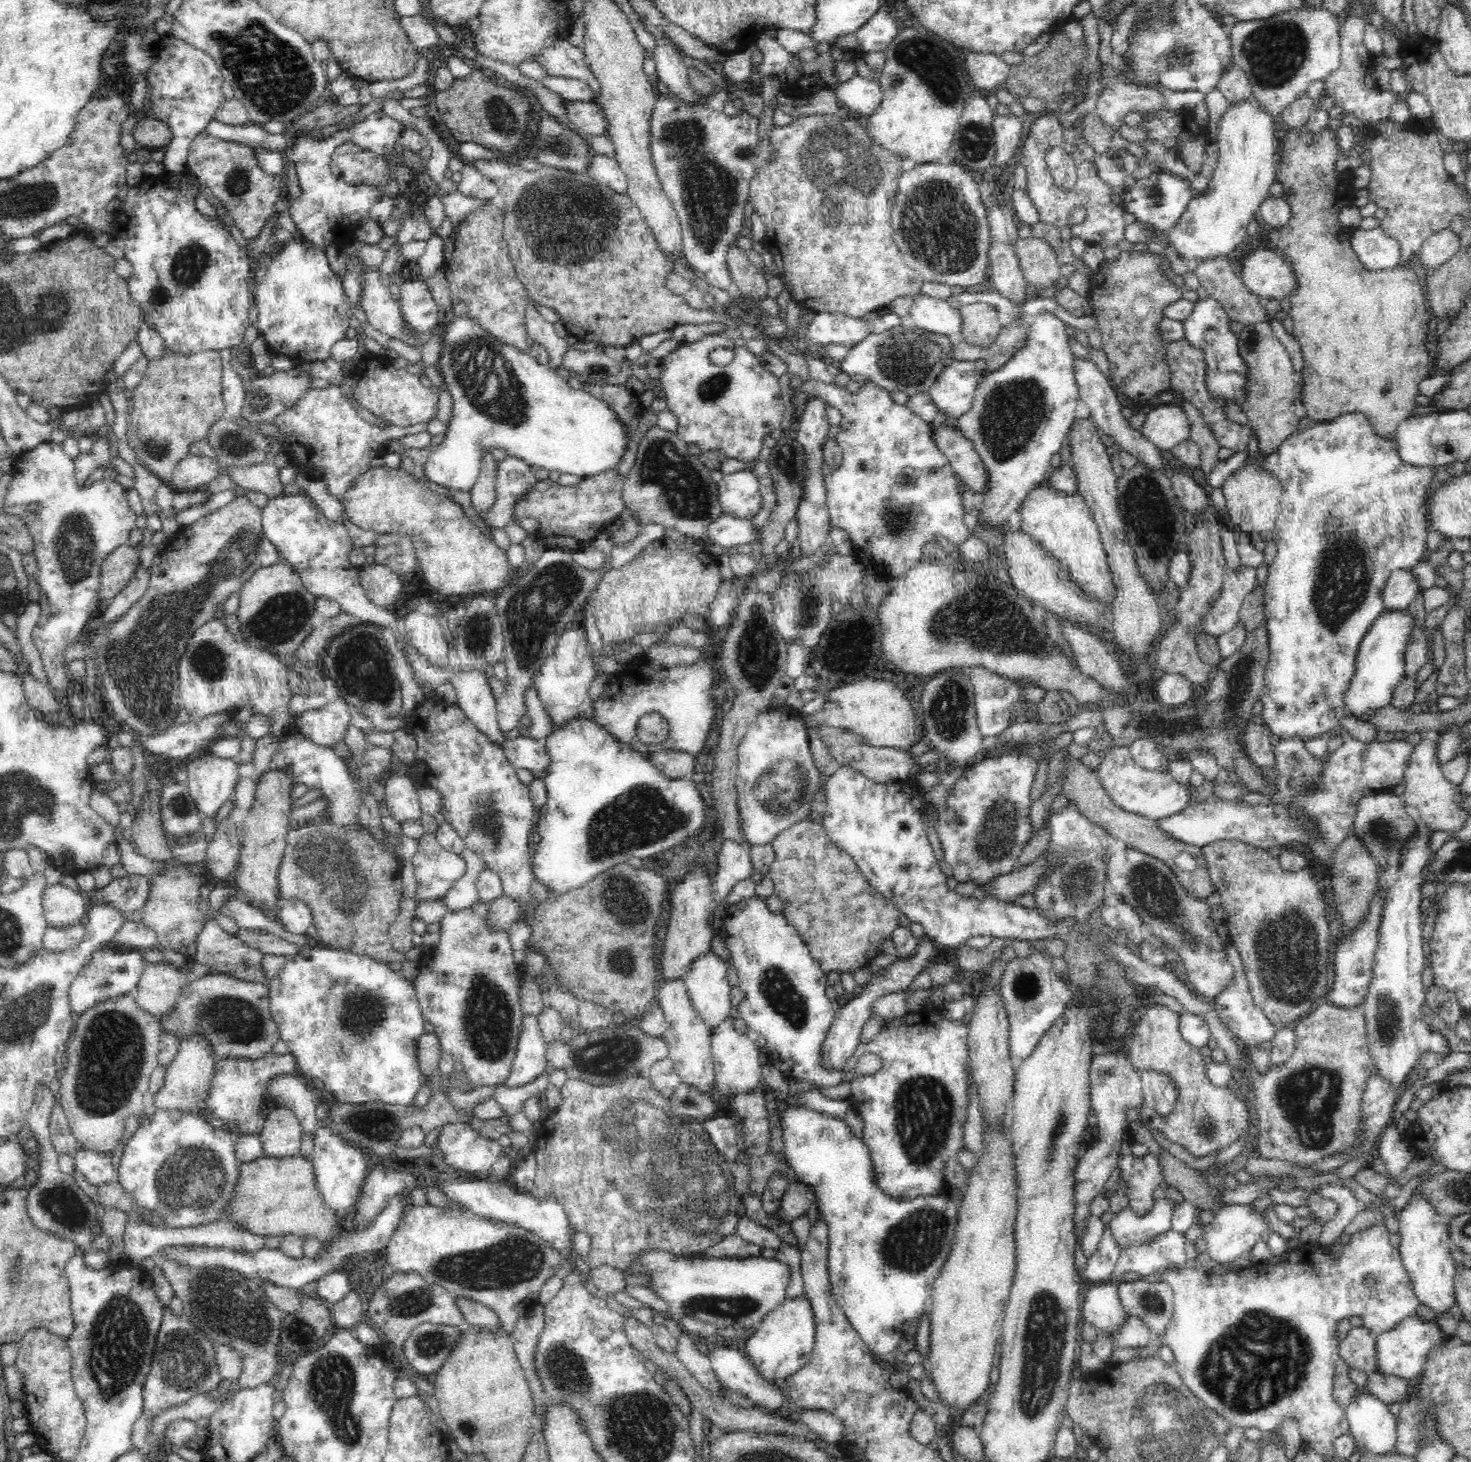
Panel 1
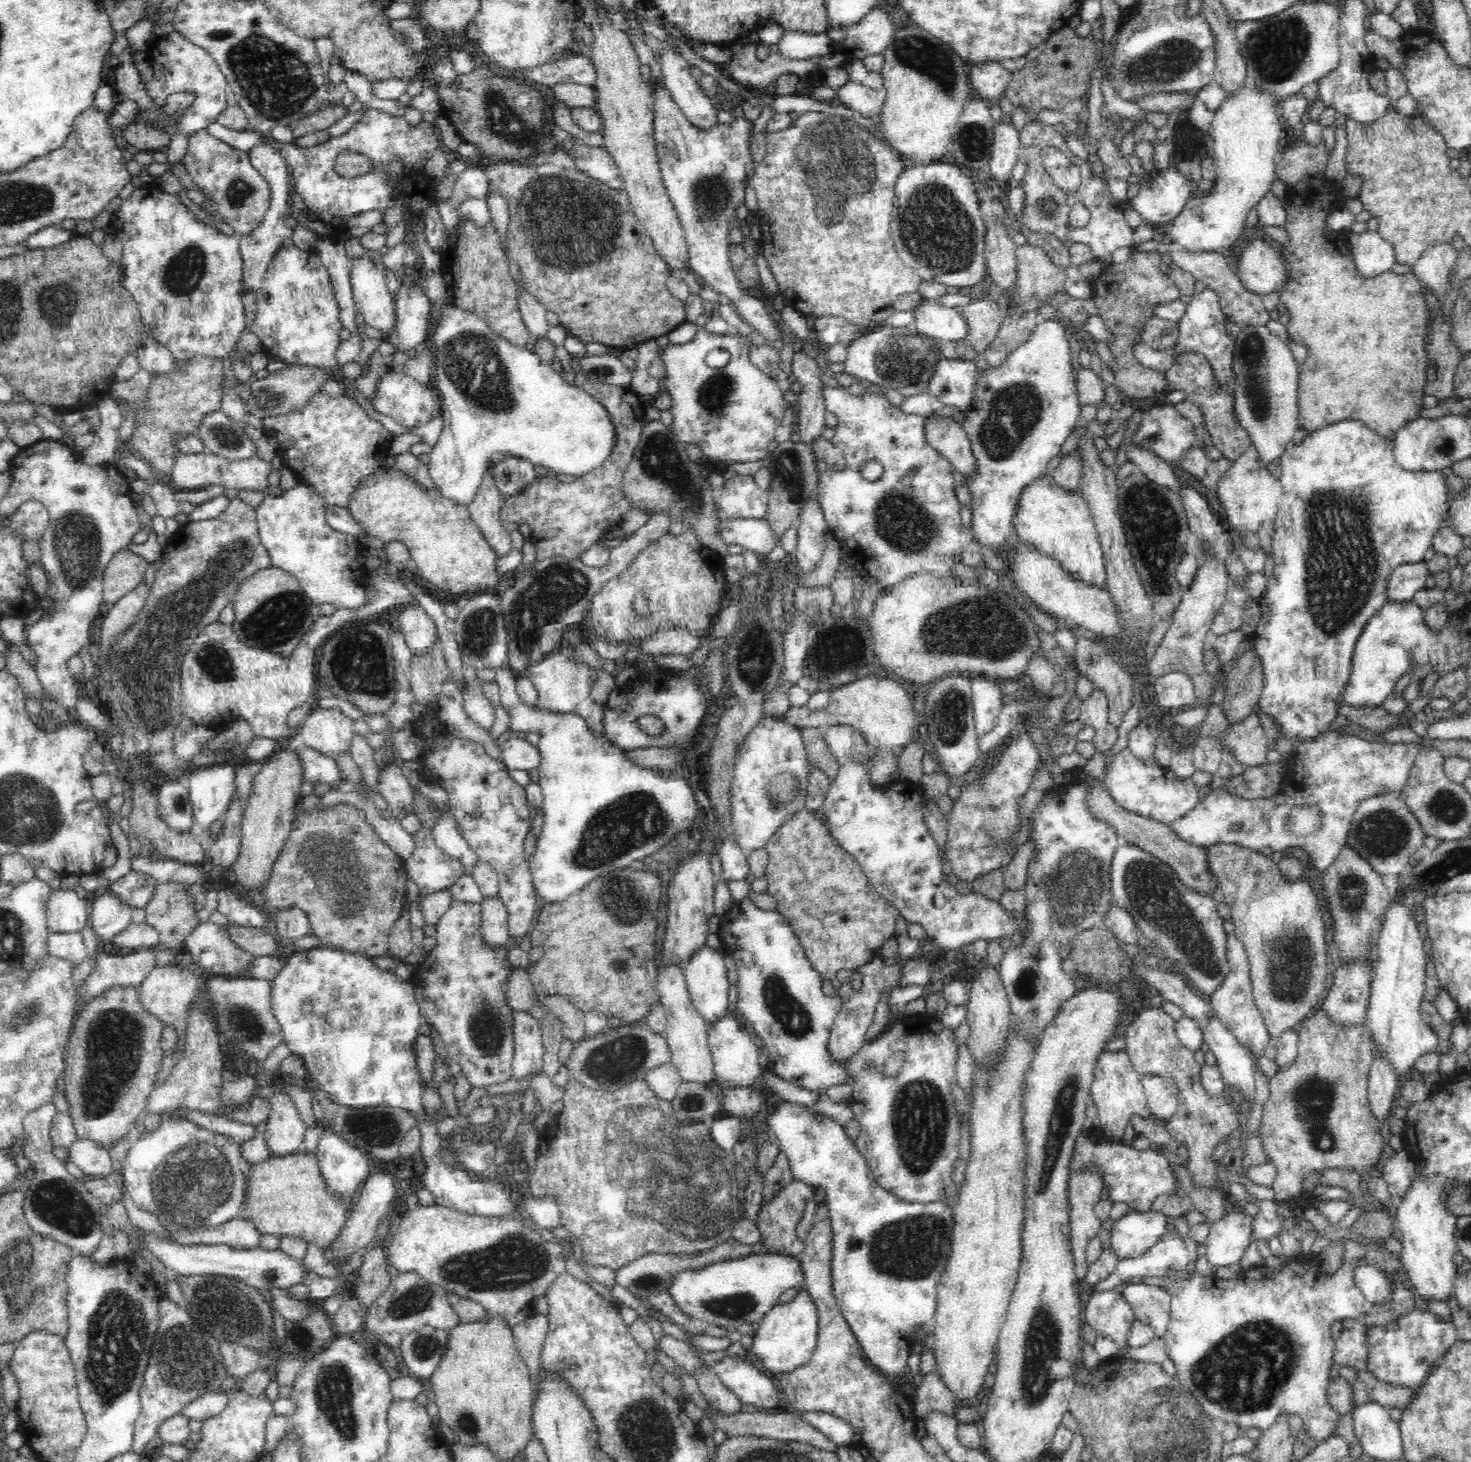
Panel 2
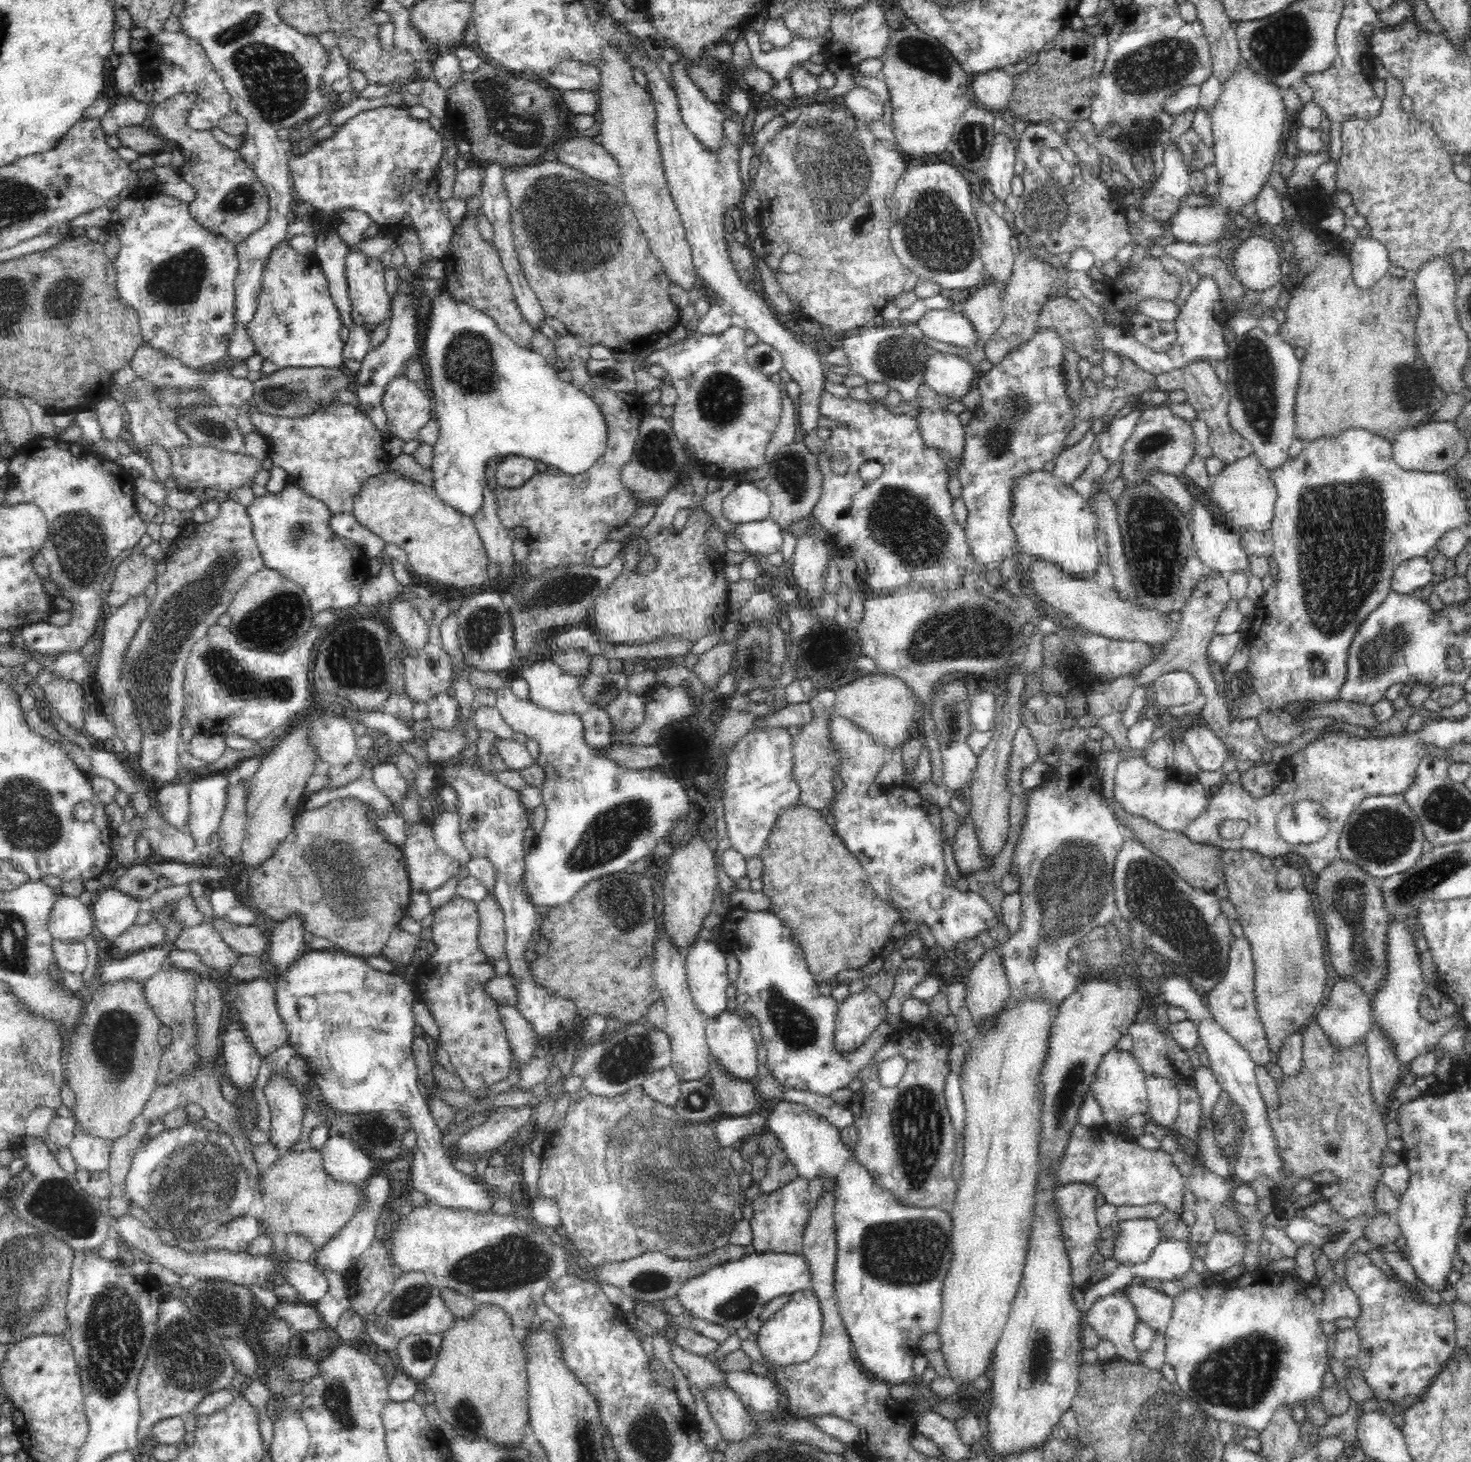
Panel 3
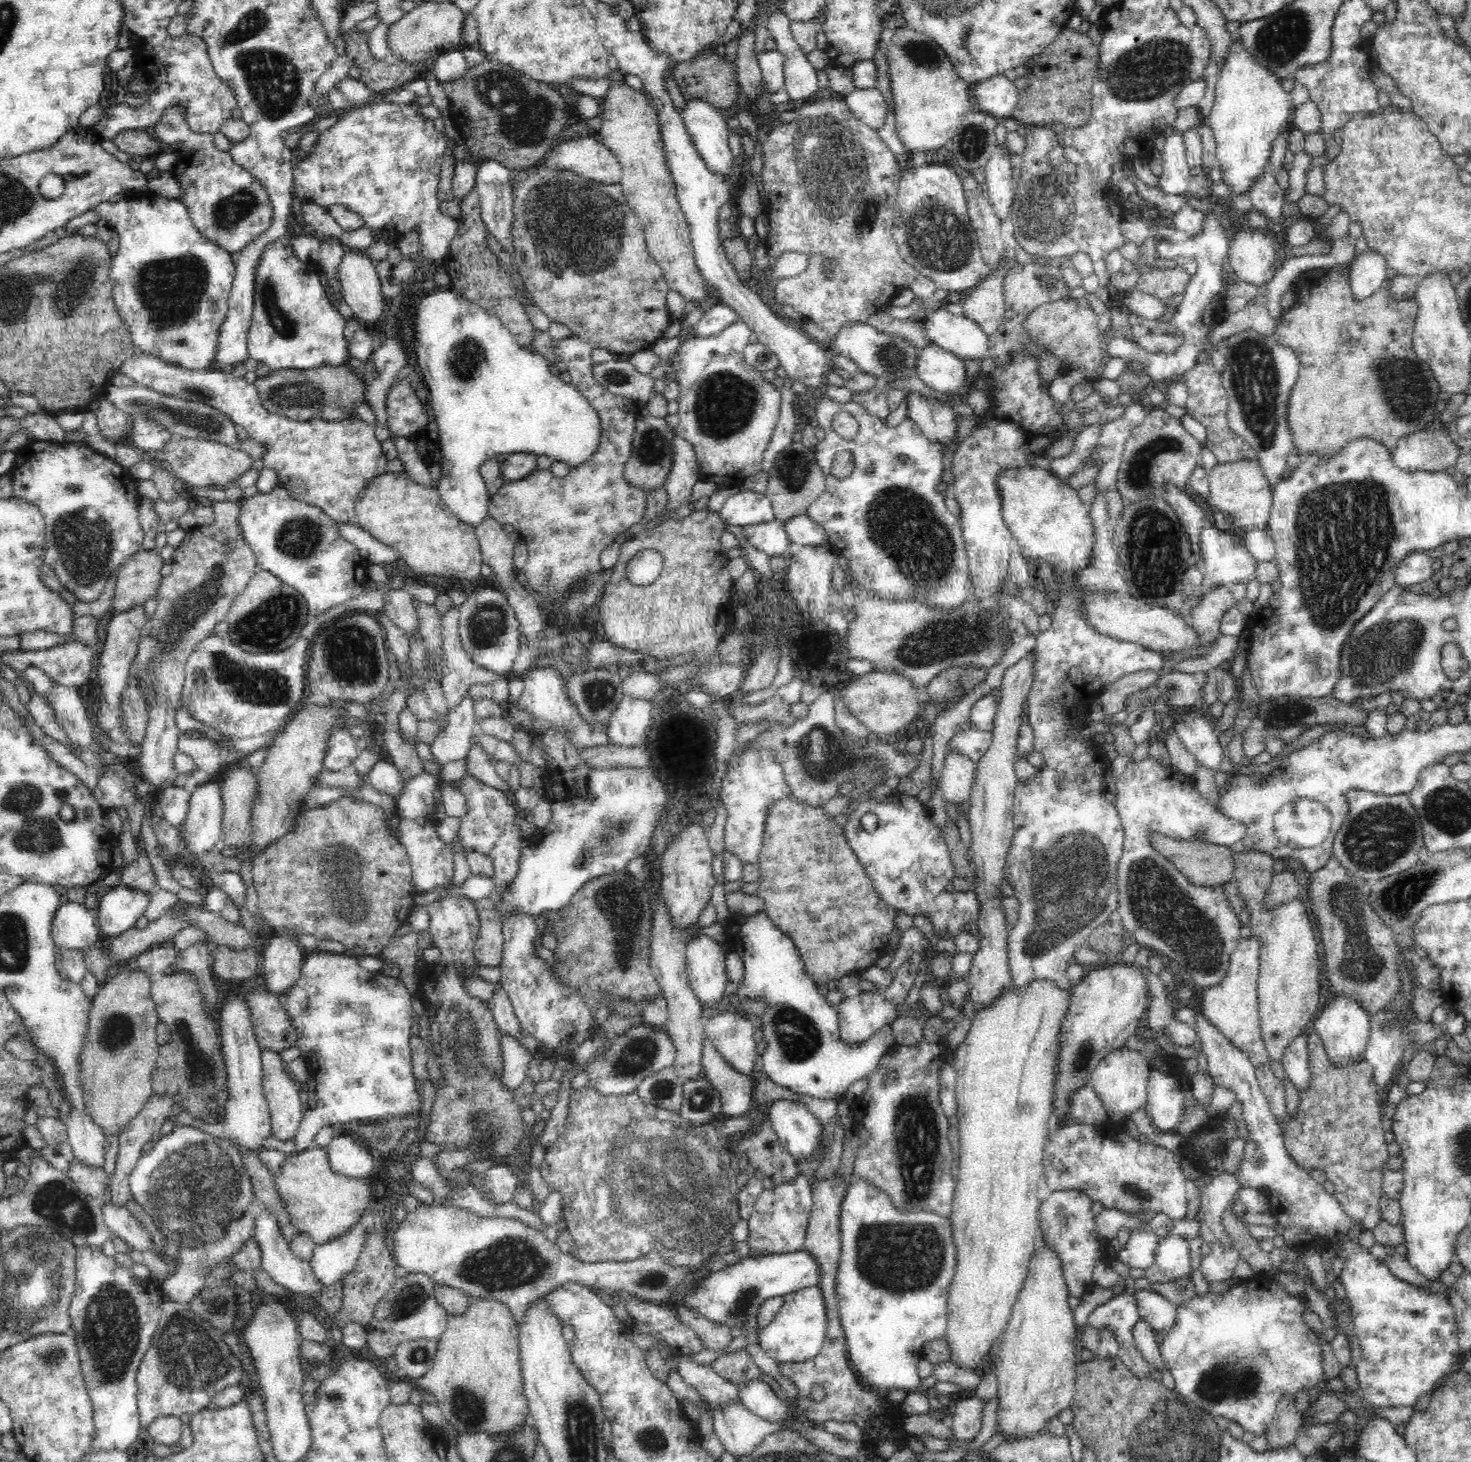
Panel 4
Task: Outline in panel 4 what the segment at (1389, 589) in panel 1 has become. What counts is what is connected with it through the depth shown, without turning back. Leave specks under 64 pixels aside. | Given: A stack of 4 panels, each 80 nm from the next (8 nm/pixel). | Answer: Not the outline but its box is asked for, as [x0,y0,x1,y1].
[1395,552,1435,588]

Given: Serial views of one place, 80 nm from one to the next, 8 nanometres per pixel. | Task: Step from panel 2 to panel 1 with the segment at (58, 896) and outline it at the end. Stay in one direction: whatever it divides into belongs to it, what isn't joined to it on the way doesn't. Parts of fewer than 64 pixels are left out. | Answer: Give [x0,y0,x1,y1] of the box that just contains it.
[43,882,88,928]

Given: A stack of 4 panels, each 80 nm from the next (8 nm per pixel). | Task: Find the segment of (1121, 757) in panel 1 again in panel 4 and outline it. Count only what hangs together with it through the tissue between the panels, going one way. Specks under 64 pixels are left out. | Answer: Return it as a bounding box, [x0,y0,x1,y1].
[1115,756,1247,989]

